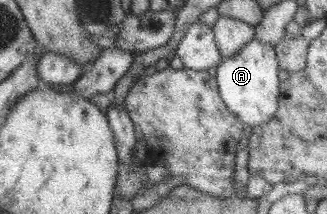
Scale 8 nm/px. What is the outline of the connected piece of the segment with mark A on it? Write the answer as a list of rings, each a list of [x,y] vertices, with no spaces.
[[[253,37],[239,52],[222,58],[216,66],[215,81],[223,104],[239,122],[252,129],[271,119],[278,108],[279,64],[273,48]]]

